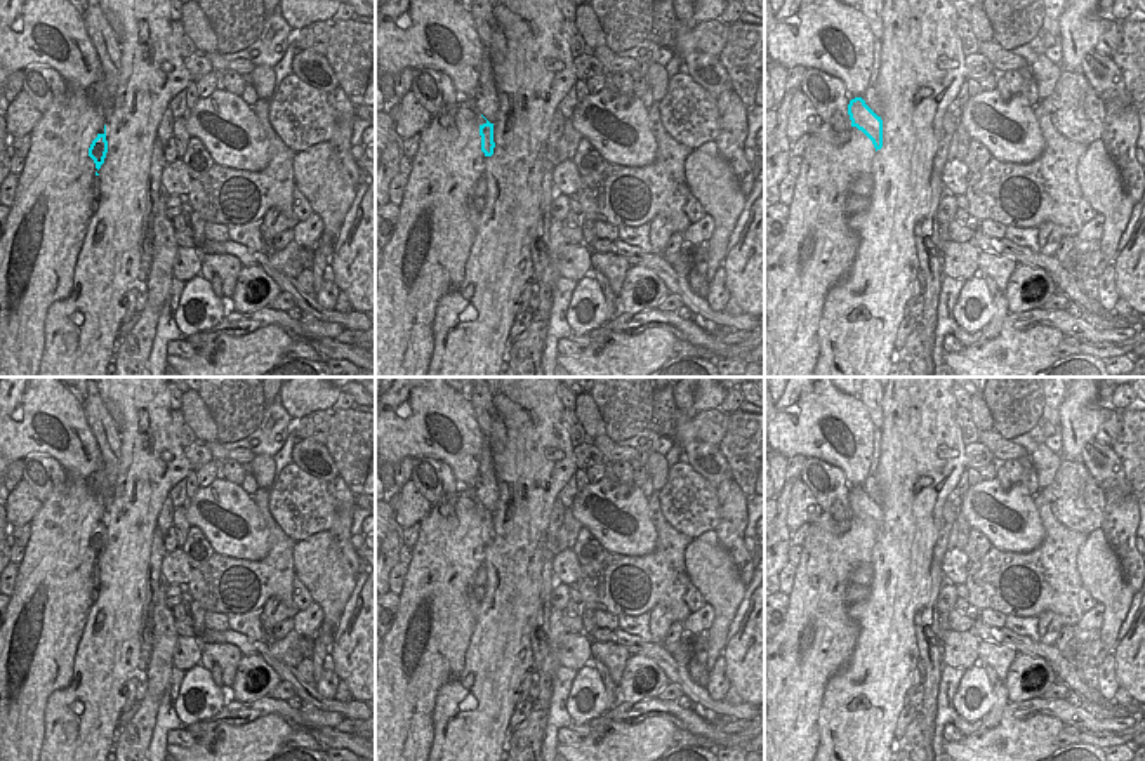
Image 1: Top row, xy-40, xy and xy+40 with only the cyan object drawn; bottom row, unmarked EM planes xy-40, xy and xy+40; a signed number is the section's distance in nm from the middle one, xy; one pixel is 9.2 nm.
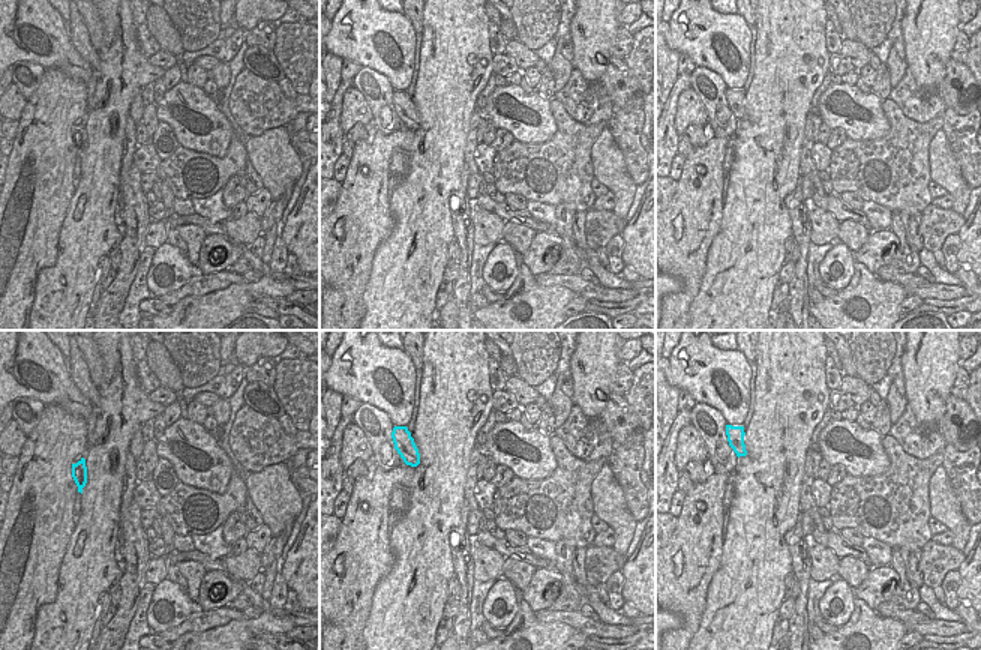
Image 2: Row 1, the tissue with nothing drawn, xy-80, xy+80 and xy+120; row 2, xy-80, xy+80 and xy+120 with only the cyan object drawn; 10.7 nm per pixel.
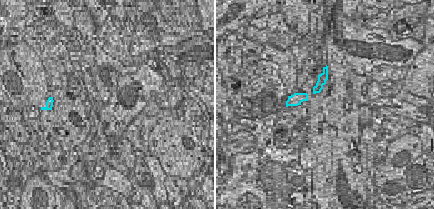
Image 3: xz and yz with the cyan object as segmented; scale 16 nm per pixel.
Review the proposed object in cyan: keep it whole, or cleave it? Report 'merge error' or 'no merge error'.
no merge error

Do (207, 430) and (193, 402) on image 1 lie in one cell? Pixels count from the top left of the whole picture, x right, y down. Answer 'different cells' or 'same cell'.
same cell

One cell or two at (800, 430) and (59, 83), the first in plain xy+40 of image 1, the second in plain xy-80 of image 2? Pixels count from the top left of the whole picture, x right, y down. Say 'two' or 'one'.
two

